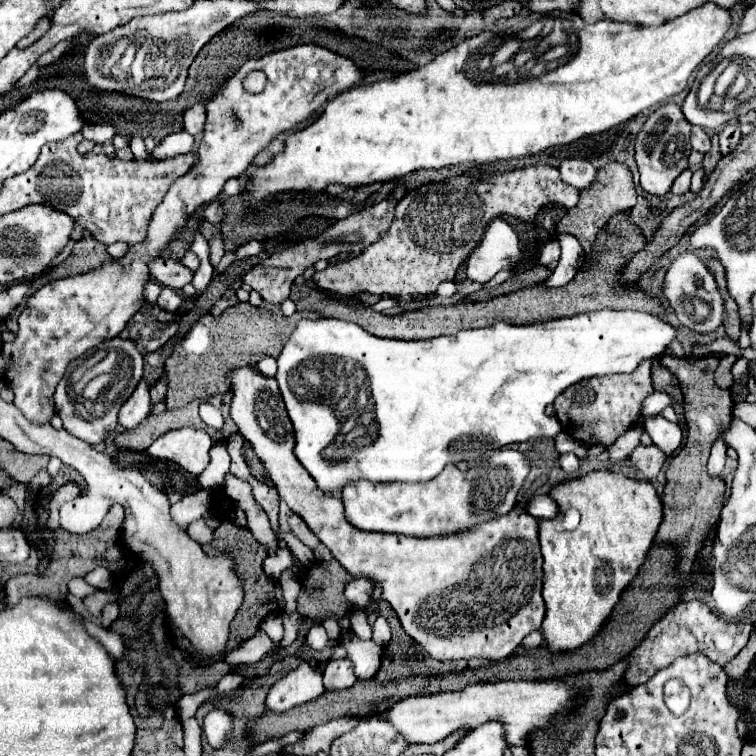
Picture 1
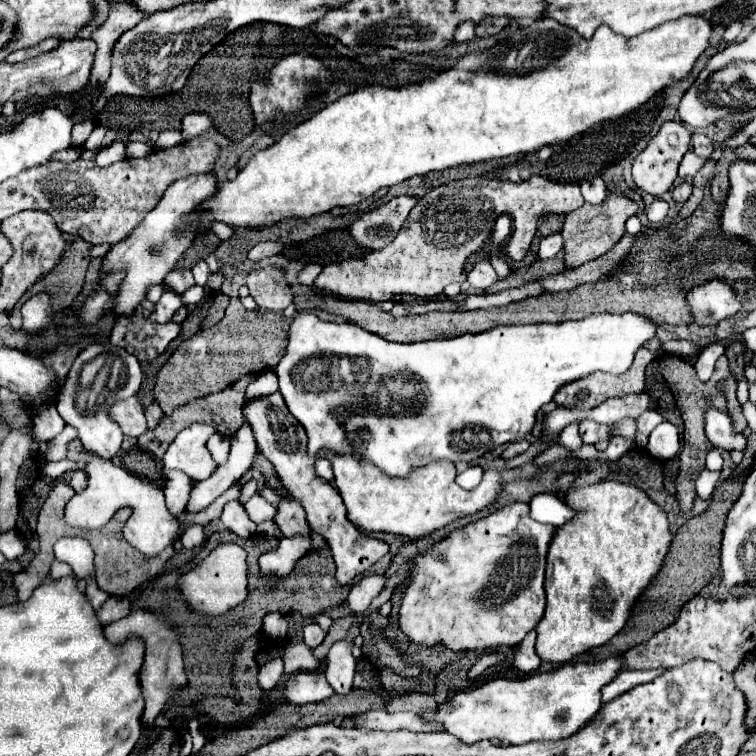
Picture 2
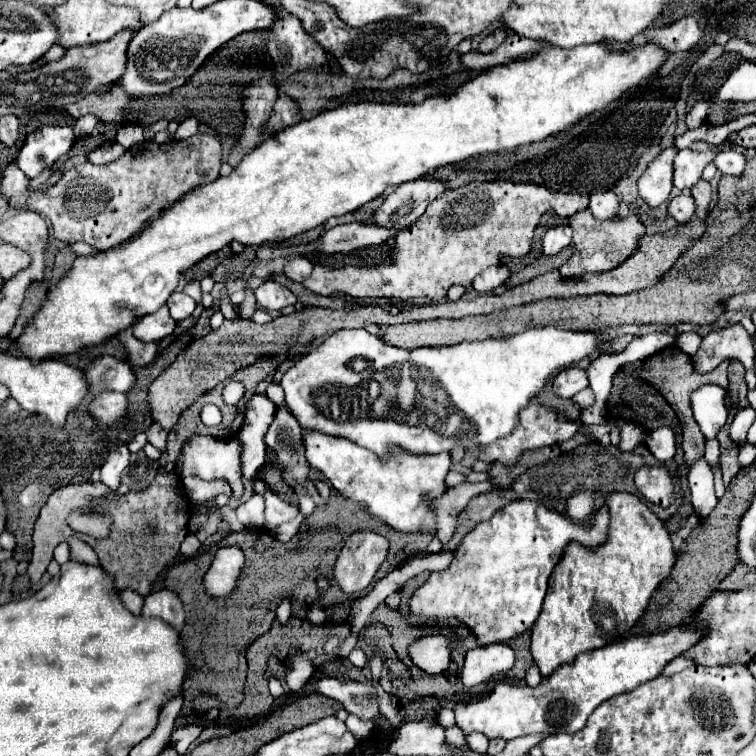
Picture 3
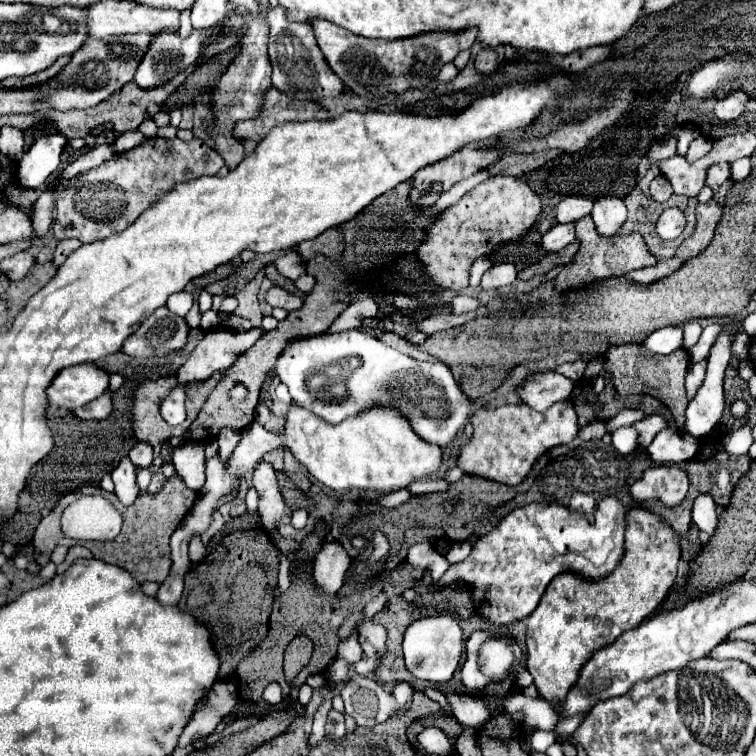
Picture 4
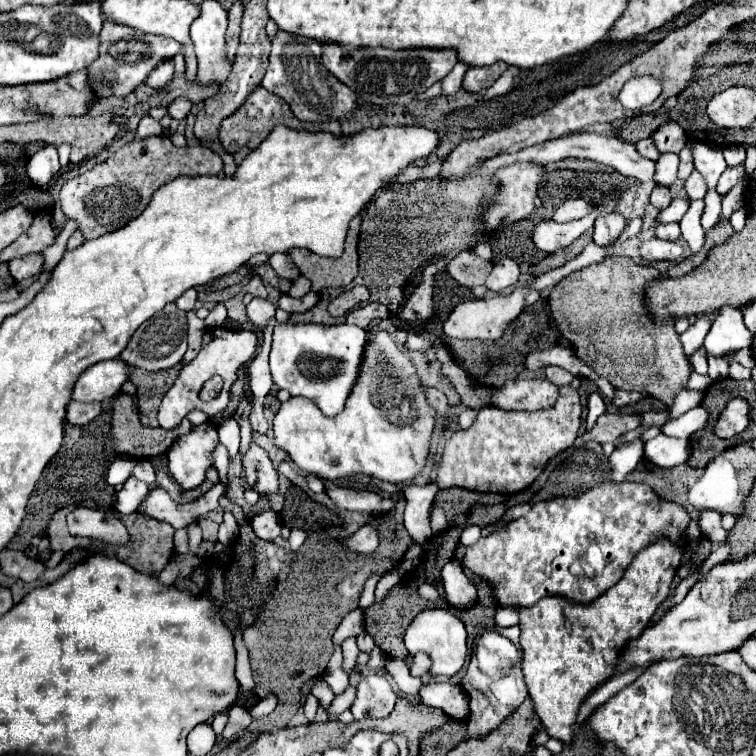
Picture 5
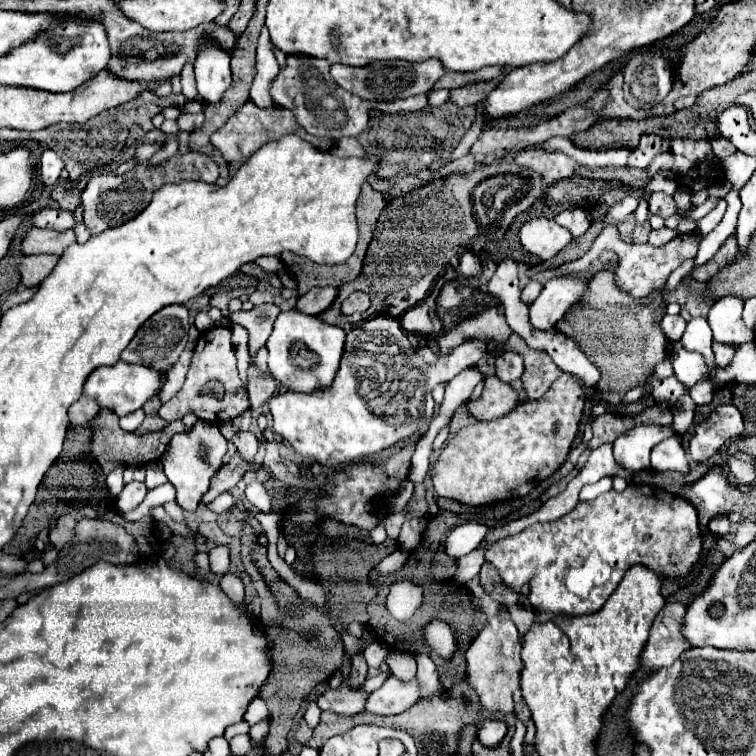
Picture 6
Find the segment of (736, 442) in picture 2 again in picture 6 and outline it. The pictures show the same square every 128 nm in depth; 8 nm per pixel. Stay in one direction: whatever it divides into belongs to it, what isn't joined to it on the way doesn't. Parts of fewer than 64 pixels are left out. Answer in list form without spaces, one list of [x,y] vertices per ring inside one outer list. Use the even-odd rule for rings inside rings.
[[[724,296],[712,304],[708,324],[714,332],[714,342],[740,346],[754,340],[754,332],[742,322],[742,304],[744,302],[734,296]],[[674,424],[668,426],[636,426],[614,440],[614,458],[630,474],[650,468],[650,450],[668,436],[676,434]]]

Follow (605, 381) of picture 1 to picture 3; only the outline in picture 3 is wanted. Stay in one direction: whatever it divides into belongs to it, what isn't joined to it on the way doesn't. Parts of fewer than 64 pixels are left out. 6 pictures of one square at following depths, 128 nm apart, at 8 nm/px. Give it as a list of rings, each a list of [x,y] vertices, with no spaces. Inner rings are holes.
[[[568,368],[552,380],[554,394],[560,398],[572,398],[574,394],[578,394],[580,390],[584,390],[588,386],[590,384],[588,384],[588,376],[586,376],[584,368]]]

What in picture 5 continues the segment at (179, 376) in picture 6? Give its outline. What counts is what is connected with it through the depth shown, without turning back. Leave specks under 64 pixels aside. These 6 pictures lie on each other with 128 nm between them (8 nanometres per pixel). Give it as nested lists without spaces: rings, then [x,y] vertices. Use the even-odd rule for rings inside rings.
[[[194,310],[186,312],[186,318],[188,318],[188,350],[186,350],[184,360],[182,360],[184,364],[190,362],[190,360],[198,354],[200,344],[202,344],[202,334],[204,334],[204,330],[206,330],[204,320],[200,320]]]

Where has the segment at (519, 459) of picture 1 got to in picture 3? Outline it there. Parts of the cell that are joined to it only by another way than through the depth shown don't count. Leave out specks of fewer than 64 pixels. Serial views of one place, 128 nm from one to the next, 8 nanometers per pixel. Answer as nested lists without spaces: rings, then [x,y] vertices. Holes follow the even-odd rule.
[[[306,430],[304,432],[306,458],[314,470],[318,470],[346,500],[362,504],[368,514],[382,520],[390,528],[398,532],[422,532],[430,534],[430,552],[440,550],[438,540],[438,524],[436,524],[436,508],[432,500],[444,496],[448,486],[444,482],[450,472],[450,454],[440,452],[432,456],[414,456],[402,450],[392,452],[392,458],[380,460],[370,450],[346,440],[326,436],[322,432]]]

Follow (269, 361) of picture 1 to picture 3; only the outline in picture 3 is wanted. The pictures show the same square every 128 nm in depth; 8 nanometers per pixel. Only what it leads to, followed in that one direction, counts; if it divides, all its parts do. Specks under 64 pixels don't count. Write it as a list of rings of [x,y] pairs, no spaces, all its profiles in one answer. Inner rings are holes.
[[[254,392],[244,400],[244,424],[236,438],[244,444],[244,452],[240,452],[240,472],[244,472],[246,480],[252,480],[266,462],[264,432],[268,430],[274,412],[276,404],[266,394]],[[184,478],[182,480],[184,490],[188,494],[188,498],[198,504],[198,502],[208,502],[212,498],[216,498],[218,494],[226,494],[228,496],[228,484],[224,484],[224,480],[200,480],[200,478]]]

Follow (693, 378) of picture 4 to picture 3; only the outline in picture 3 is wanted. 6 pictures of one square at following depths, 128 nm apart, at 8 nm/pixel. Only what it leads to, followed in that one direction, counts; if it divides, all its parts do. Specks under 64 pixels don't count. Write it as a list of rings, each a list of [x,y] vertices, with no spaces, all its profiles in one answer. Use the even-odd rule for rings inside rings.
[[[732,322],[728,328],[710,332],[702,338],[702,344],[694,356],[694,368],[698,372],[714,370],[722,360],[736,358],[746,370],[754,368],[753,337],[740,322]]]

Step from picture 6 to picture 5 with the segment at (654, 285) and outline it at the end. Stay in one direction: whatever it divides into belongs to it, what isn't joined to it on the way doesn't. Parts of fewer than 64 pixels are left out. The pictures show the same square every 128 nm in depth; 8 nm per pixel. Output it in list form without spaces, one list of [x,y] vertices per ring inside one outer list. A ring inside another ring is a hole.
[[[616,210],[610,214],[598,216],[594,222],[594,242],[596,244],[610,244],[614,238],[620,236],[624,224],[626,224],[626,218]],[[653,238],[641,245],[640,254],[646,262],[641,264],[650,265],[653,261],[678,260],[678,258],[684,254],[684,250],[682,250],[682,246],[676,244],[676,242]]]

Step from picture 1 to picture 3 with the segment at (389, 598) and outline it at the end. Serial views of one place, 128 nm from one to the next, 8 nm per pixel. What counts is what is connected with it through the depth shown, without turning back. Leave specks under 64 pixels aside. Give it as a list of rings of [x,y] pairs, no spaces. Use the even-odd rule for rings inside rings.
[[[286,406],[276,408],[264,442],[266,448],[274,452],[276,458],[282,462],[282,470],[286,474],[290,474],[300,484],[308,482],[310,468],[304,456],[304,430]],[[514,500],[506,504],[502,510],[498,510],[490,520],[480,522],[472,532],[468,532],[462,538],[460,546],[454,552],[452,564],[442,572],[432,572],[430,578],[412,594],[410,614],[424,616],[434,622],[456,618],[470,630],[470,634],[474,634],[478,646],[486,646],[494,642],[496,644],[510,642],[512,638],[528,632],[538,620],[542,610],[542,600],[548,588],[548,576],[554,564],[560,560],[568,540],[578,540],[580,544],[594,548],[606,538],[606,528],[608,528],[606,508],[600,508],[592,516],[590,526],[584,526],[534,500]],[[368,530],[352,534],[338,552],[332,570],[334,582],[346,594],[362,592],[372,583],[388,551],[389,542],[380,534]]]

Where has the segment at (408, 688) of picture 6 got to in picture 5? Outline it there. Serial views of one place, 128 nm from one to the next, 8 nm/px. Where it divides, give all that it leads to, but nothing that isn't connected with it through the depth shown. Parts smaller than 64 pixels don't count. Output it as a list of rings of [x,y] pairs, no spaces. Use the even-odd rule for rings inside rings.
[[[370,674],[356,686],[356,698],[350,706],[350,712],[354,720],[364,720],[364,718],[382,720],[390,716],[396,700],[398,696],[394,694],[388,680],[380,674]]]

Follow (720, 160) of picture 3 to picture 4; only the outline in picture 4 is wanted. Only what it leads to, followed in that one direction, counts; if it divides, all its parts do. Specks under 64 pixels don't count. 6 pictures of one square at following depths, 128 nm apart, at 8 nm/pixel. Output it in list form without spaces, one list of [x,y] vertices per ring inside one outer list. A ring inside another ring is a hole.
[[[712,164],[707,170],[707,178],[705,184],[708,185],[715,194],[721,184],[728,180],[730,176],[730,164]]]

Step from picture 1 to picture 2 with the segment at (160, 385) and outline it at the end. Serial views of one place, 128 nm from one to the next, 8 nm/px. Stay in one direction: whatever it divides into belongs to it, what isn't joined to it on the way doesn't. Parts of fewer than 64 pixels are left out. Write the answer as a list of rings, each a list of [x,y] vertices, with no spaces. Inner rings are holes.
[[[158,402],[150,404],[150,406],[146,408],[146,420],[148,420],[148,428],[154,428],[154,426],[158,424],[158,420],[160,420],[160,418],[162,418],[162,410],[160,410]]]

